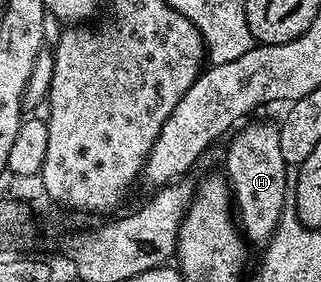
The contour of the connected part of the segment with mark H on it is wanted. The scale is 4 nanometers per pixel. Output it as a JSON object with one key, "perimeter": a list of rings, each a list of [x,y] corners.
{"perimeter":[[[274,123],[251,124],[240,136],[234,136],[230,137],[231,145],[227,148],[225,179],[231,185],[237,223],[248,245],[266,246],[289,200],[289,165],[281,155],[279,129]]]}

